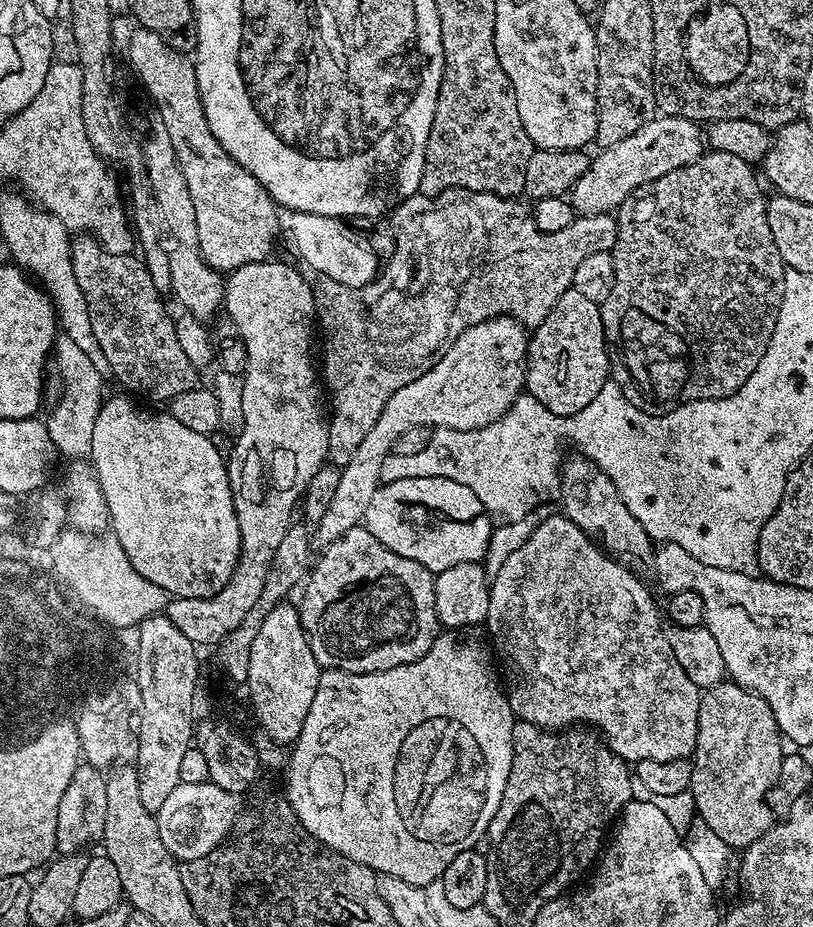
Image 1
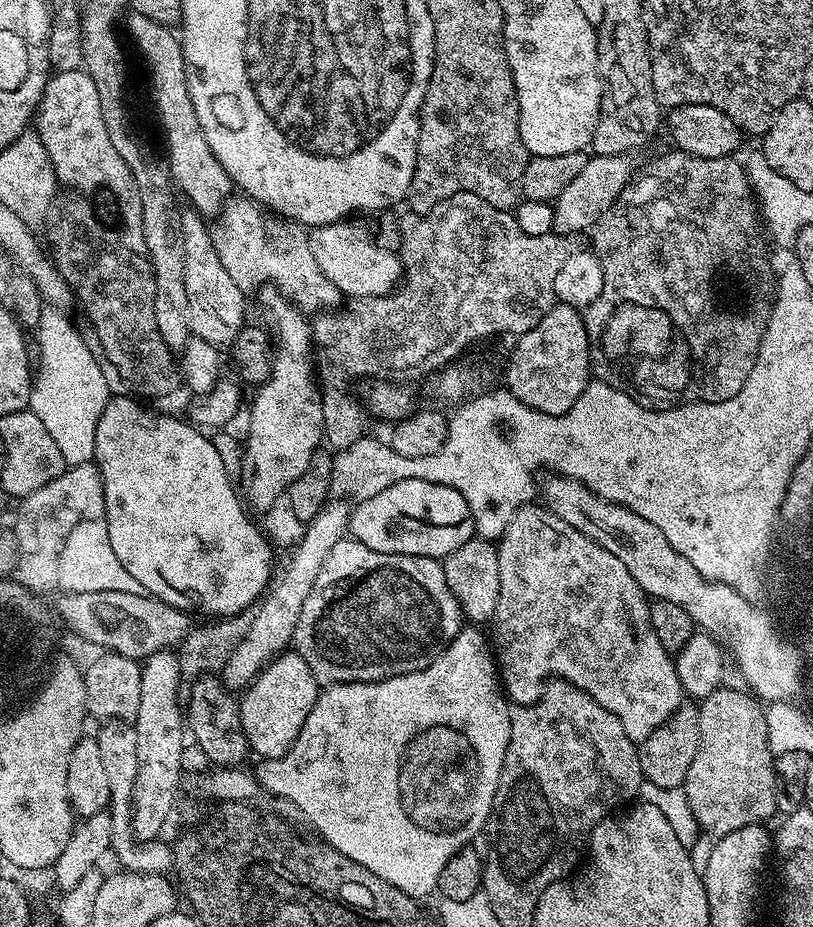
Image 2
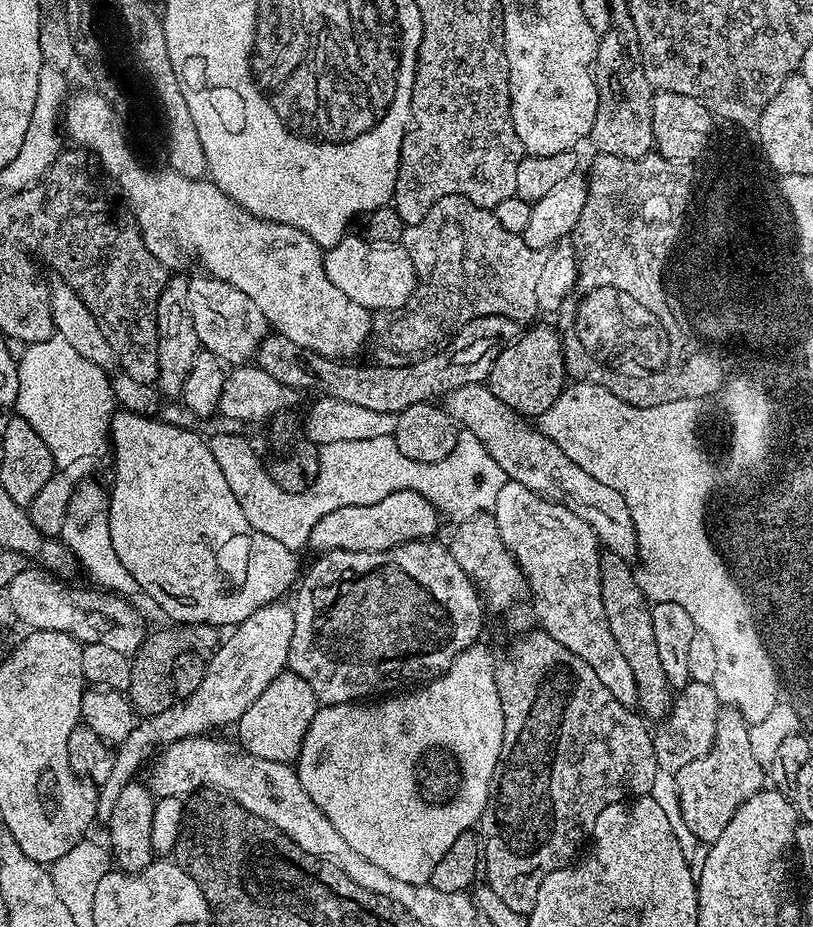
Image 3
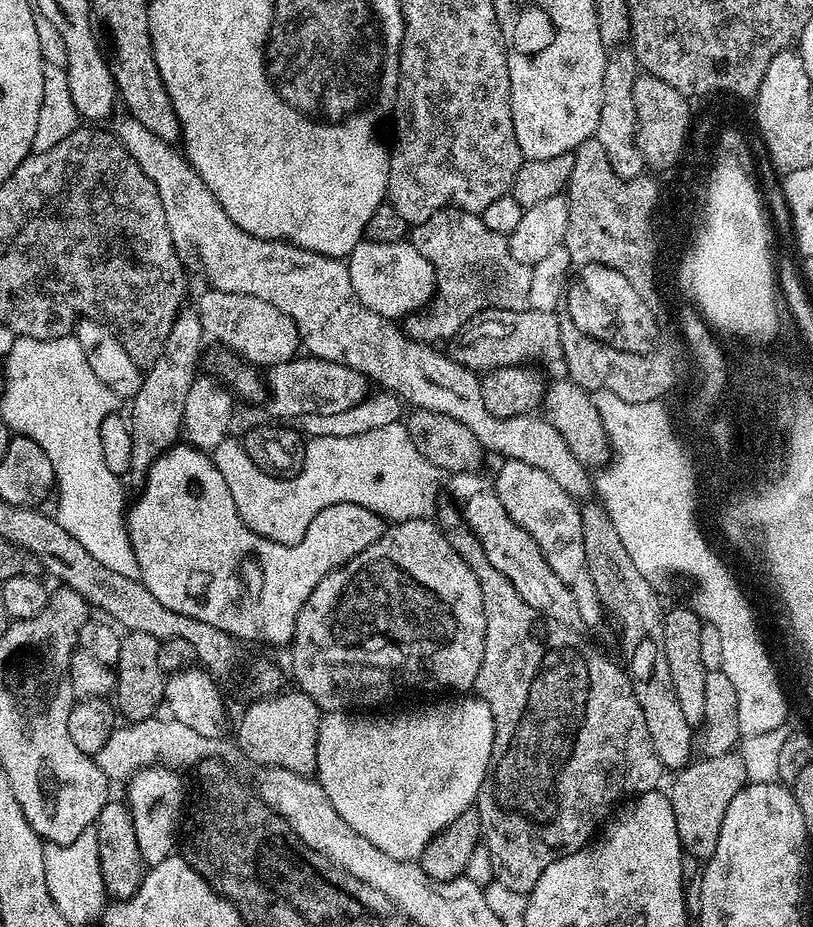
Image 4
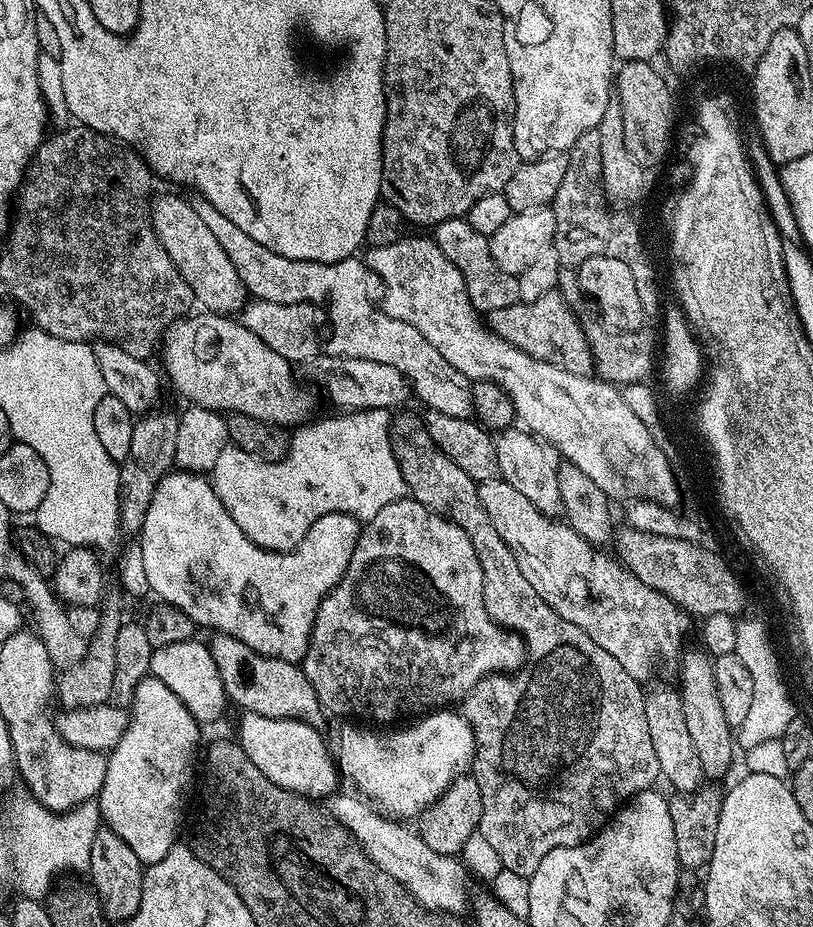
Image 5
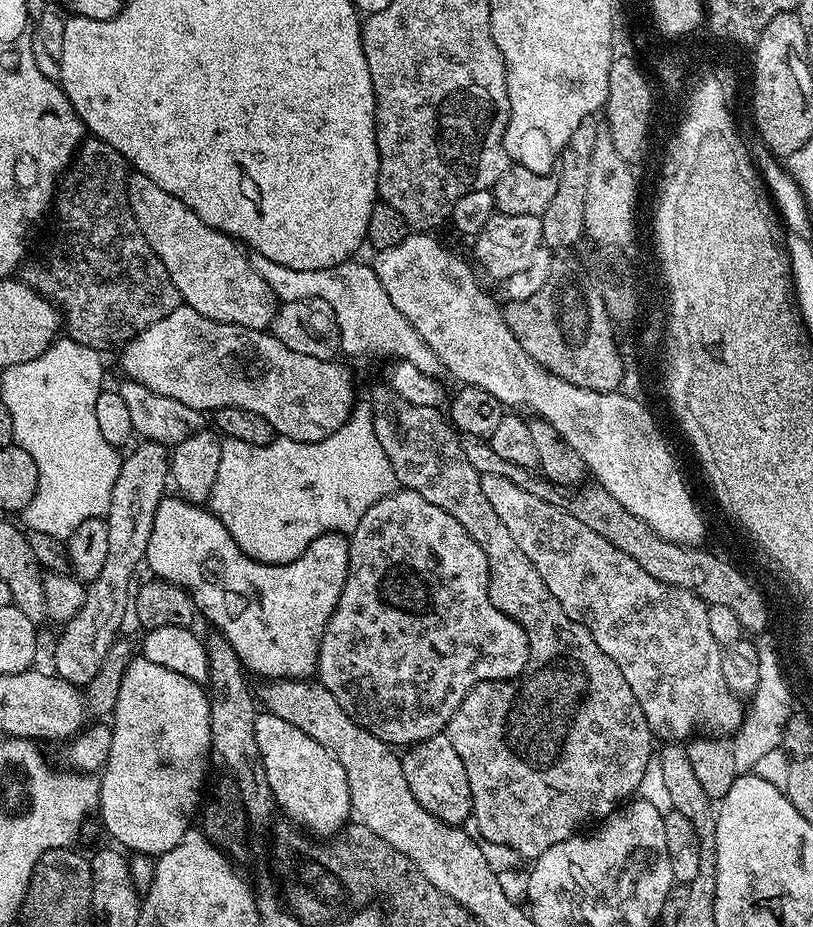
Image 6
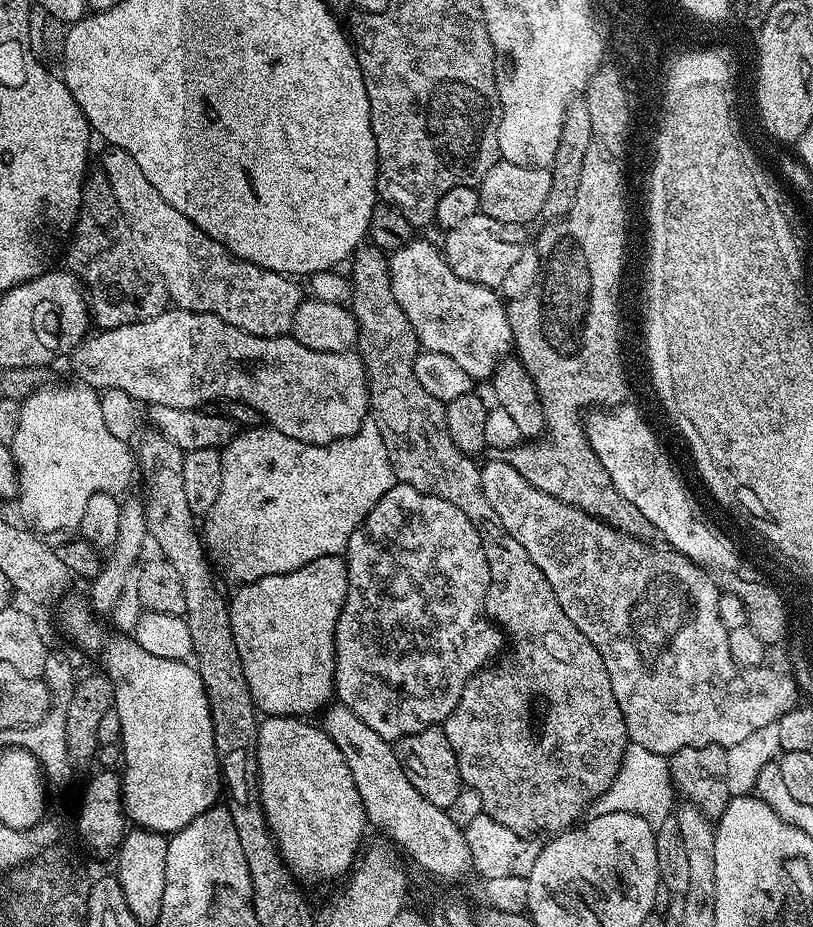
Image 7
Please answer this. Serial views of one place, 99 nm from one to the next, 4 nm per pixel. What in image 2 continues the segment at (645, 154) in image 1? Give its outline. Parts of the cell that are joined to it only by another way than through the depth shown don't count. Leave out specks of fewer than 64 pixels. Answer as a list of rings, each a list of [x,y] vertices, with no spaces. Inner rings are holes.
[[[593,155],[582,166],[582,174],[558,194],[558,198],[552,204],[552,213],[554,214],[553,229],[559,235],[572,236],[576,232],[587,233],[598,222],[598,218],[606,209],[616,203],[618,197],[624,192],[633,179],[631,155],[626,156],[598,156]]]

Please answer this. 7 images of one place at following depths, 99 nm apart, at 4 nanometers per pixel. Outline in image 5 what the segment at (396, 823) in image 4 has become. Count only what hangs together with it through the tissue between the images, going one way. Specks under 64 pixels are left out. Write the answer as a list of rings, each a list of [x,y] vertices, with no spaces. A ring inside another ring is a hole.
[[[437,710],[417,719],[409,728],[400,728],[397,732],[388,732],[385,736],[376,737],[367,732],[367,727],[344,722],[334,744],[334,761],[339,775],[353,784],[361,797],[367,798],[380,812],[392,818],[408,819],[419,817],[455,780],[465,775],[472,767],[472,758],[476,755],[476,743],[468,720],[456,710]]]

